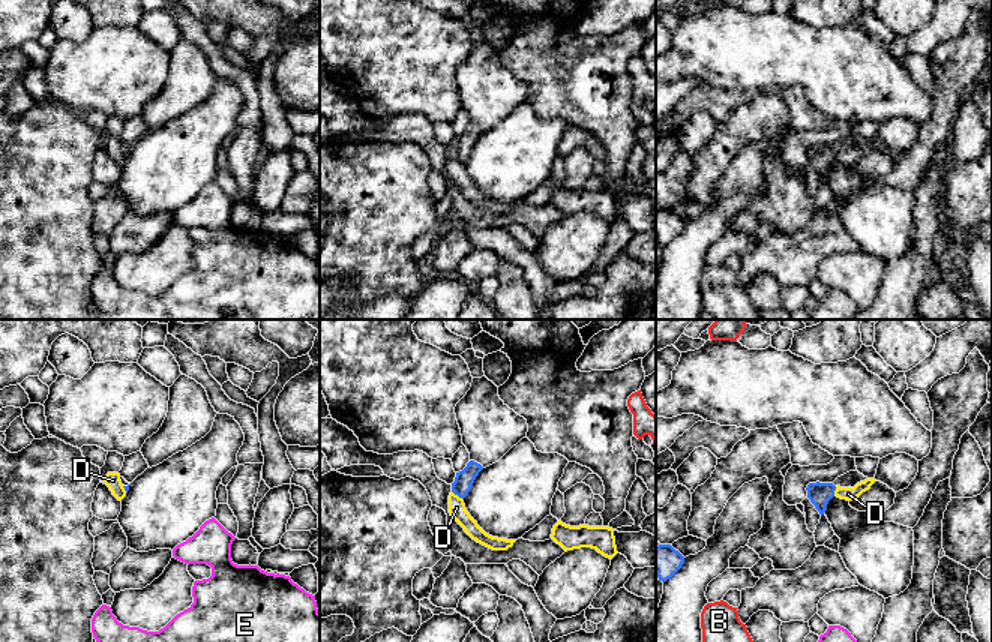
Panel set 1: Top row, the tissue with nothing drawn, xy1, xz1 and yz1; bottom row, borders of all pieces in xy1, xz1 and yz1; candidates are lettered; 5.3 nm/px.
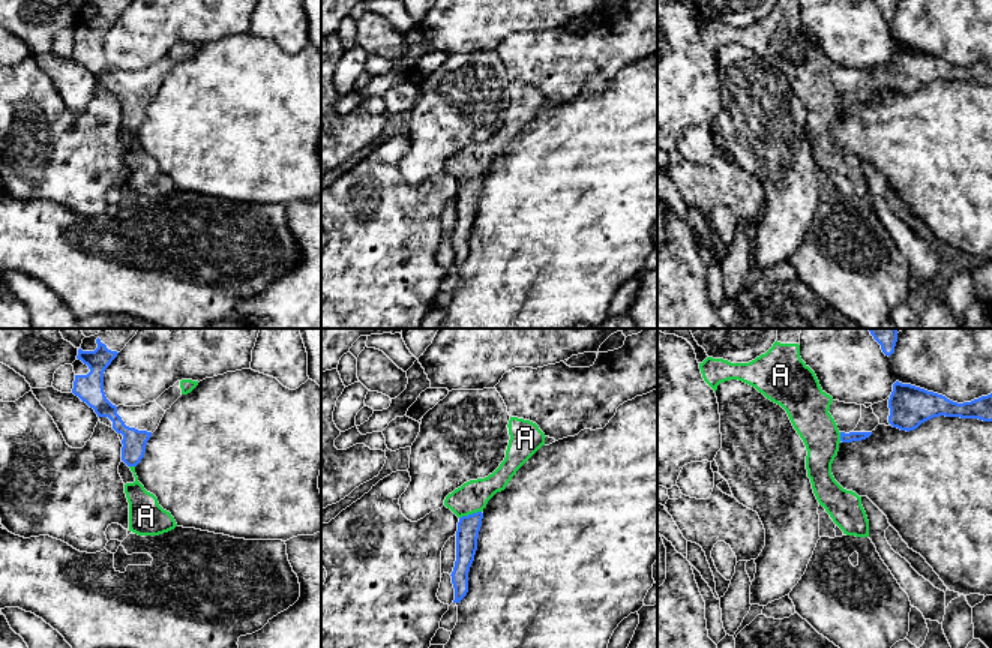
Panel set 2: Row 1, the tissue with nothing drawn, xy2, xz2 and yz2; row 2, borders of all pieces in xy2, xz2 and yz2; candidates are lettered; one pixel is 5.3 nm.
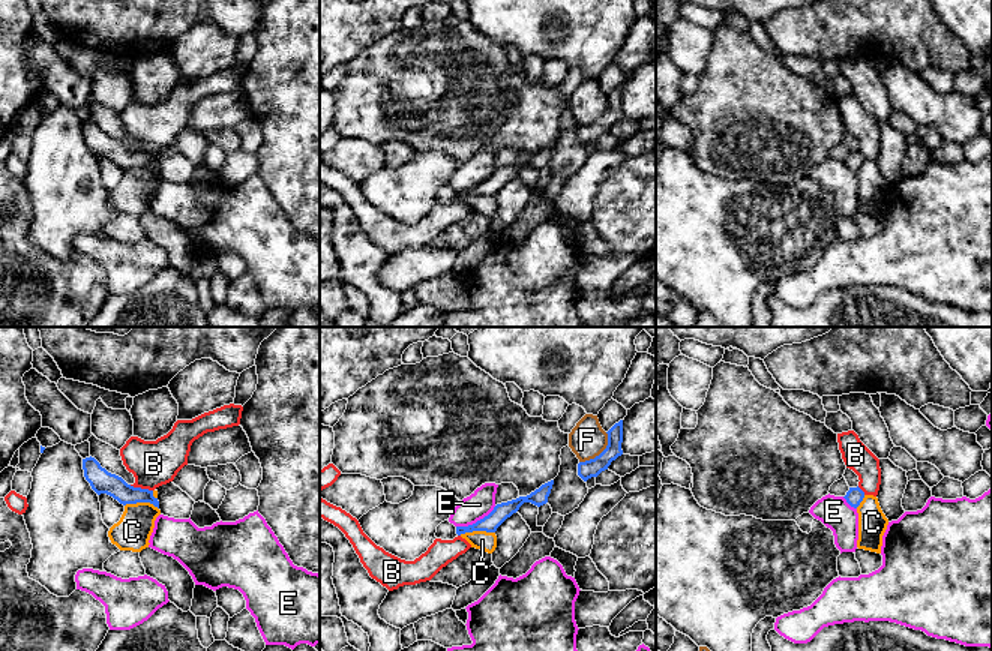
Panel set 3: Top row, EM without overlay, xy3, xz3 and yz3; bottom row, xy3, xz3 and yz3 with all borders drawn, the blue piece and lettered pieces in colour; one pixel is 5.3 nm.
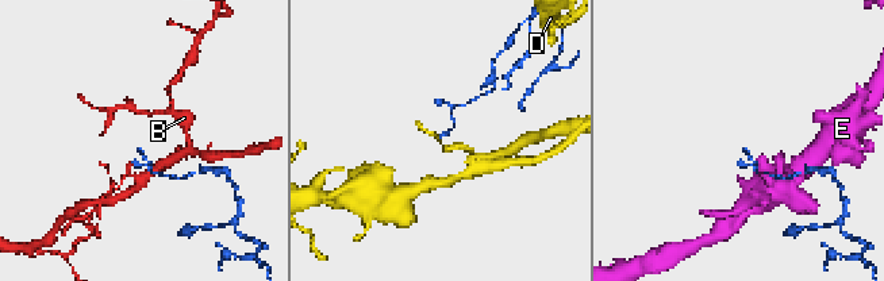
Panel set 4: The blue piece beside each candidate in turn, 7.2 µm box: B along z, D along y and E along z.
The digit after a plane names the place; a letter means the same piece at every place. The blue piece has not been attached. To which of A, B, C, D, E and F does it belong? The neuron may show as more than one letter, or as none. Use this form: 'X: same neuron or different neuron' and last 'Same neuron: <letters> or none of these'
A: same neuron
B: different neuron
C: different neuron
D: different neuron
E: different neuron
F: different neuron
Same neuron: A

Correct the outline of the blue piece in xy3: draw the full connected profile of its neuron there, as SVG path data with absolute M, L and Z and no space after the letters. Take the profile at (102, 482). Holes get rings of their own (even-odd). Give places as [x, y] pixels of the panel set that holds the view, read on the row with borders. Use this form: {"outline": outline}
{"outline": "M95 458L83 459L83 470L86 480L98 495L107 494L123 506L150 502L159 508L159 501L153 496L153 490L128 484L122 477L102 468Z"}

